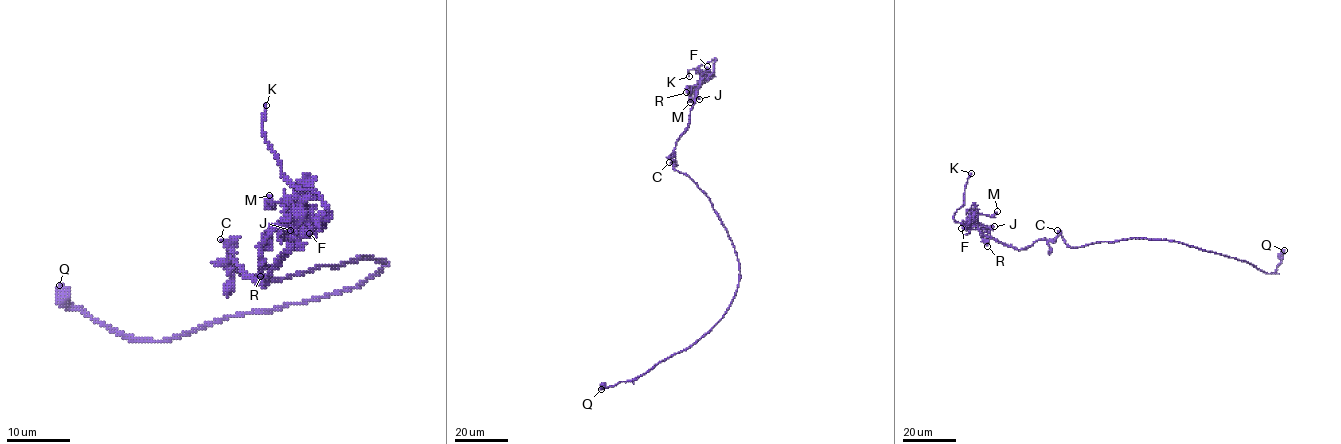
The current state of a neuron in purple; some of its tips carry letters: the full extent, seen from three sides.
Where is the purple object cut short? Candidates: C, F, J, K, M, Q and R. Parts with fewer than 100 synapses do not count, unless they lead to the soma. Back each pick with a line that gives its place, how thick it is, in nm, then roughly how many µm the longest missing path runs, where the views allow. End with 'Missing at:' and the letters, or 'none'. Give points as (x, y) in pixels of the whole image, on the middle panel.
K: place (689, 76); calibre 200 nm; missing 40 µm
Missing at: K

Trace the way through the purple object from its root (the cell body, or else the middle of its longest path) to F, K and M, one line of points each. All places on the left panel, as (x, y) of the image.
F: (337, 265), (260, 279), (236, 269), (230, 250), (226, 261), (264, 284), (291, 238), (317, 225), (309, 233)
K: (337, 265), (260, 279), (226, 261), (264, 284), (291, 238), (329, 216), (280, 171), (266, 105)
M: (337, 265), (260, 279), (236, 269), (230, 250), (226, 261), (264, 284), (282, 260), (290, 208), (269, 195)

